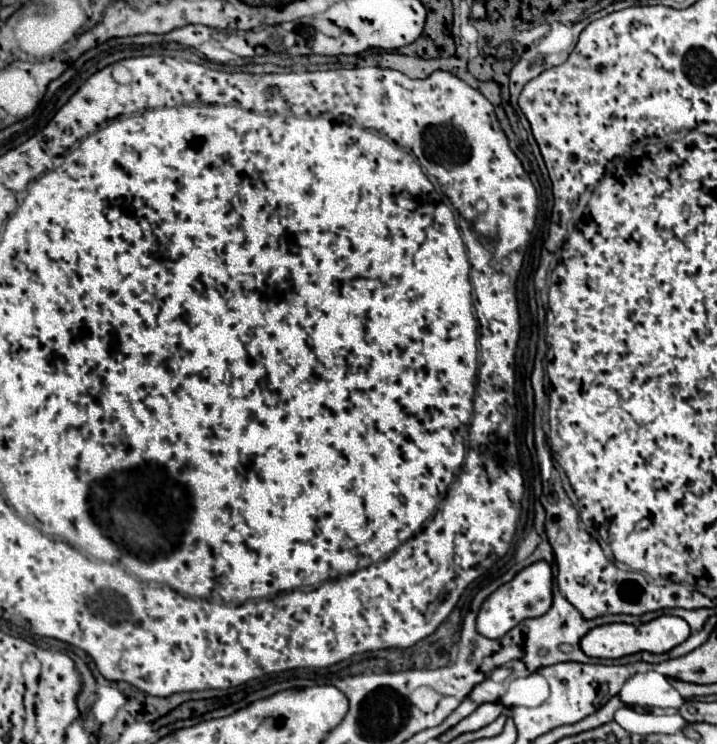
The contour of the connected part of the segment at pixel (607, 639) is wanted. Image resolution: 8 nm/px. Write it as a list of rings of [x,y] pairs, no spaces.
[[[662,614],[650,622],[640,624],[638,628],[632,624],[604,624],[604,626],[596,626],[592,628],[582,640],[580,640],[580,648],[584,650],[586,656],[590,658],[604,658],[604,660],[612,660],[612,658],[622,658],[634,652],[654,652],[654,654],[662,654],[672,650],[674,646],[682,644],[688,636],[692,634],[690,626],[686,620],[678,618],[678,616],[670,616],[670,614]]]

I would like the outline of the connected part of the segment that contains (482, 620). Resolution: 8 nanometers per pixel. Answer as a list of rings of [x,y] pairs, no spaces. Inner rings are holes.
[[[540,560],[524,570],[520,570],[510,582],[502,584],[498,590],[494,590],[480,606],[476,628],[486,638],[502,638],[508,630],[512,630],[516,624],[520,624],[526,618],[538,618],[548,612],[552,606],[552,570],[550,564]]]

